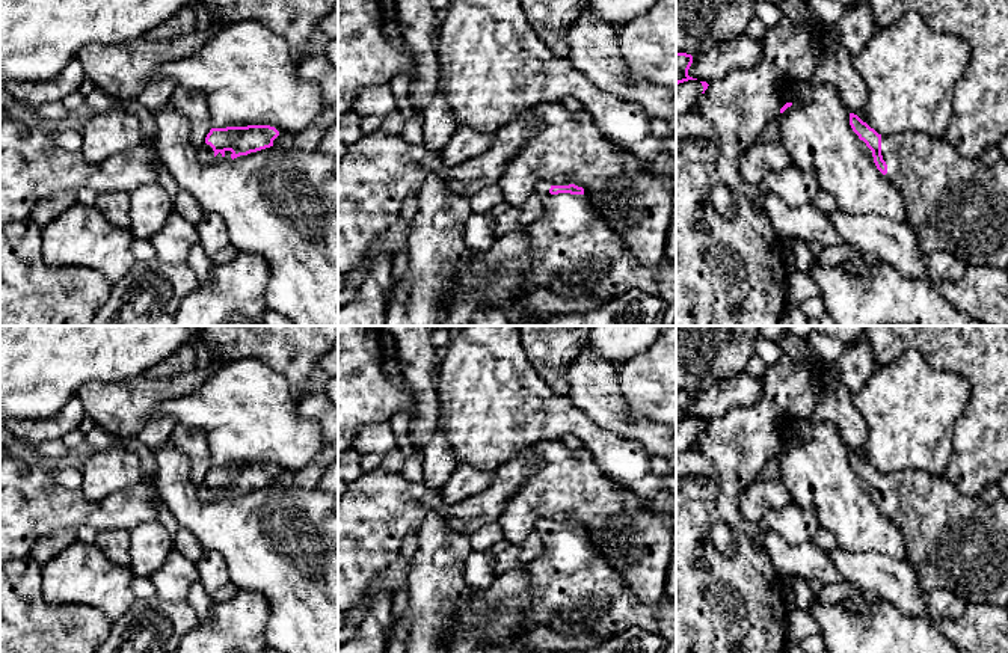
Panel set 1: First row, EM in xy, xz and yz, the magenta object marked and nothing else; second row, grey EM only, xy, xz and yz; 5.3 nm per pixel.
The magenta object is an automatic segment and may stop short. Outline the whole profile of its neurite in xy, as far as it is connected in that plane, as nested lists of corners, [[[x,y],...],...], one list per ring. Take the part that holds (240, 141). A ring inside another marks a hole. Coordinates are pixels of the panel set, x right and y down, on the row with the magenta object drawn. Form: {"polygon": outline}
{"polygon": [[[270,125],[211,128],[205,143],[198,149],[198,157],[208,164],[219,152],[225,157],[225,152],[231,151],[231,158],[234,160],[273,146],[273,140],[278,136],[279,131]]]}

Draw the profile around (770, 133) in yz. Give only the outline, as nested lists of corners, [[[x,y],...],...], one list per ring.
[[[771,119],[762,130],[762,133],[759,134],[759,139],[762,139],[764,142],[770,142],[770,143],[780,143],[780,130],[779,130],[779,121]]]

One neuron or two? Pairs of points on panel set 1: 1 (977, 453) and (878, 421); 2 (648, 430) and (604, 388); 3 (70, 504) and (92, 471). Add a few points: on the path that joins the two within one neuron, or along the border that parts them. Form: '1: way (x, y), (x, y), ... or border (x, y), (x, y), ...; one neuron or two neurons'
1: border (964, 410), (954, 427), (952, 451), (945, 475); two neurons
2: way (633, 429), (625, 427), (604, 403); one neuron
3: border (118, 490), (97, 501), (89, 501), (80, 492); two neurons

